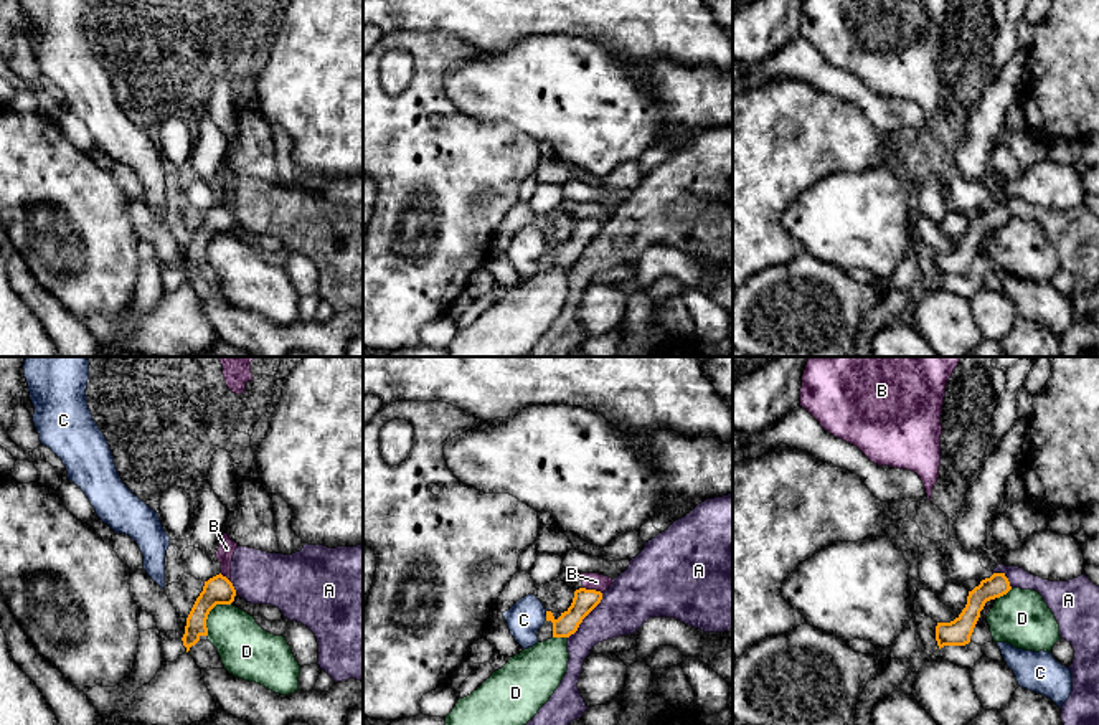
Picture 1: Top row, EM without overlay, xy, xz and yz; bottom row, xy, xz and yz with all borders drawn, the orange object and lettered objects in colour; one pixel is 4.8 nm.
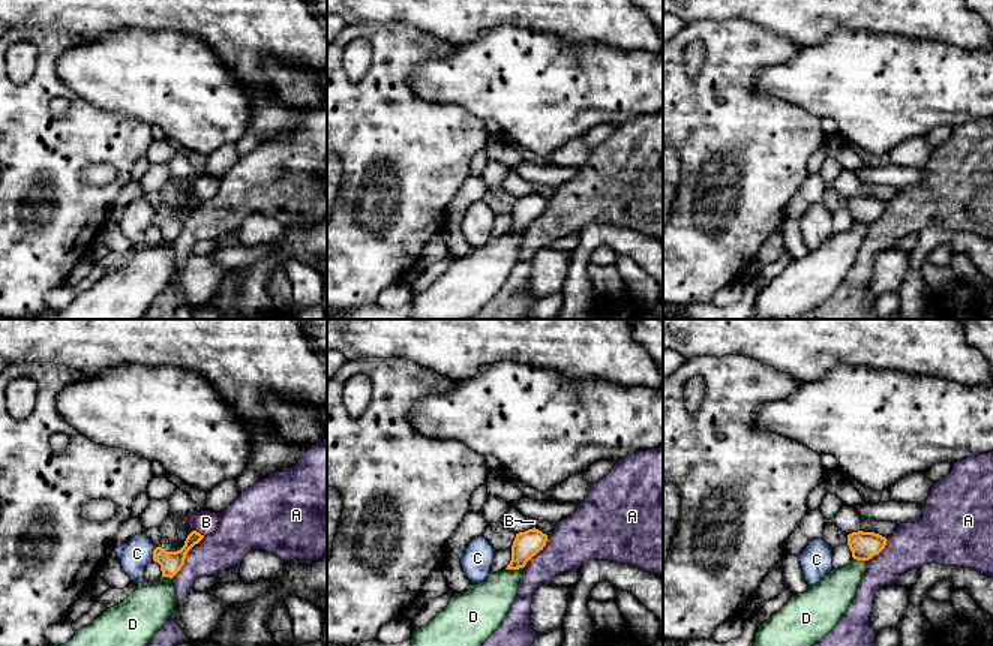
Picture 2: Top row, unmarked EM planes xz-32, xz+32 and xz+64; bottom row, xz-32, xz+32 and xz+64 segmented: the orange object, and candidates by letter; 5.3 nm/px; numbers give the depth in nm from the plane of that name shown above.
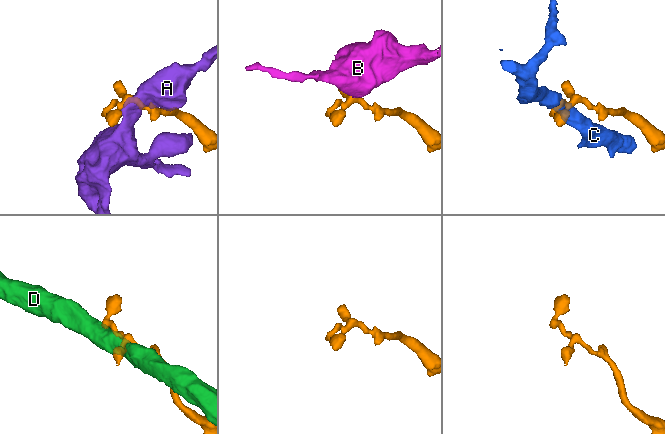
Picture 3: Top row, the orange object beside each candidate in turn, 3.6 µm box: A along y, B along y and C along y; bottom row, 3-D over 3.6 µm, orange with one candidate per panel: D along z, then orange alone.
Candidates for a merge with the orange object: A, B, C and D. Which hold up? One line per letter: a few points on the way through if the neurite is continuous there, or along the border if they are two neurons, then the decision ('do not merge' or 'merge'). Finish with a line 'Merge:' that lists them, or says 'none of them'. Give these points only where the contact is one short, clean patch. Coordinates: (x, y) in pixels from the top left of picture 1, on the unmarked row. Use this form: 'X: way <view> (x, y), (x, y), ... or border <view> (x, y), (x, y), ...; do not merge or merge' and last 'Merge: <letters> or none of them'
A: do not merge
B: border xz (583, 217), (601, 223); do not merge
C: border xz (547, 240), (545, 250); do not merge
D: do not merge
Merge: none of them

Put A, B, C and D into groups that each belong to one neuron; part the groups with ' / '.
A / B / C / D

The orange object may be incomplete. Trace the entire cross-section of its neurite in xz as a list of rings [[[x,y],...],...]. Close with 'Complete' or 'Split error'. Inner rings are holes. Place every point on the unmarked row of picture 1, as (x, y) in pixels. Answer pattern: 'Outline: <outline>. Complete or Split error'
Outline: [[[579,218],[574,221],[571,236],[556,249],[546,241],[546,251],[553,253],[553,268],[569,268],[574,264],[583,249],[601,233],[602,223]]]. Complete

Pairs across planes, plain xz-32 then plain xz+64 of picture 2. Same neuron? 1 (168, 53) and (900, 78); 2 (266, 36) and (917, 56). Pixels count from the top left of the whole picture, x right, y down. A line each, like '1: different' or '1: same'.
1: same
2: different

